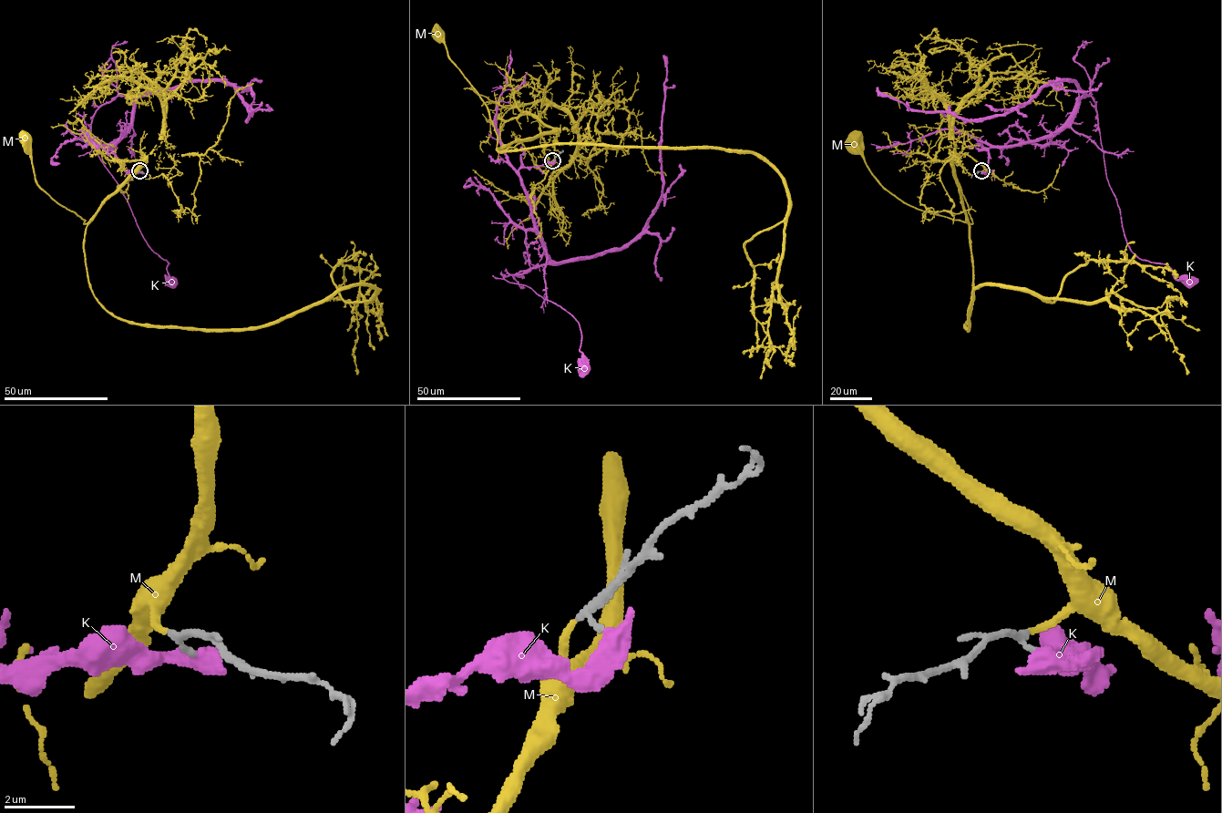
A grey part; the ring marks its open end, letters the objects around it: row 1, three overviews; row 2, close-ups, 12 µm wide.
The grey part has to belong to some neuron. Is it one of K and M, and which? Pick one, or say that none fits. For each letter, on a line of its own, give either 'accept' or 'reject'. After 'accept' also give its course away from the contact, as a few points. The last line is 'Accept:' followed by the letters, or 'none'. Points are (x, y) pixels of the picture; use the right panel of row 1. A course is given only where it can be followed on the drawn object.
K: reject
M: accept; it runs (981, 170), (968, 155), (953, 157), (968, 223), (917, 209), (889, 192), (855, 136)
Accept: M

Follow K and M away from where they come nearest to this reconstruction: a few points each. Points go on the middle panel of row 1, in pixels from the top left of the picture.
K: (554, 160), (518, 170), (547, 262), (503, 278), (529, 287), (574, 317), (585, 368)
M: (552, 160), (558, 132), (528, 138), (497, 150), (498, 135), (487, 107), (448, 57), (437, 34)

